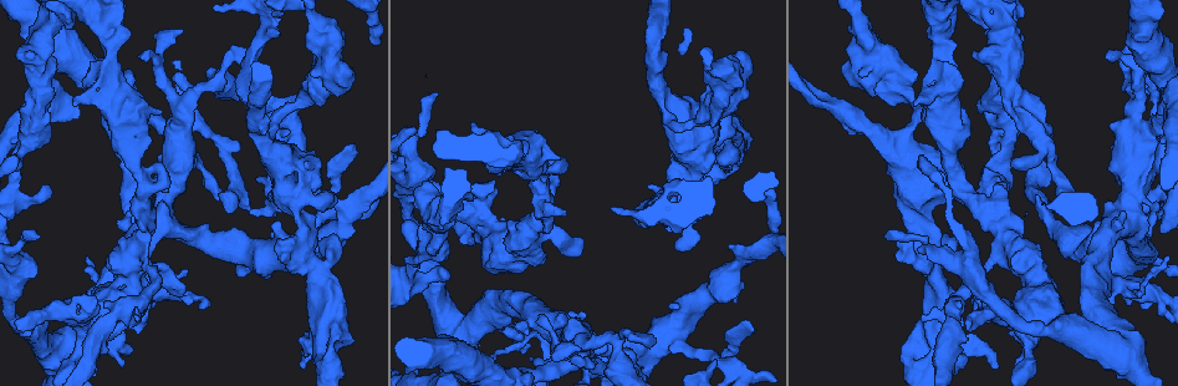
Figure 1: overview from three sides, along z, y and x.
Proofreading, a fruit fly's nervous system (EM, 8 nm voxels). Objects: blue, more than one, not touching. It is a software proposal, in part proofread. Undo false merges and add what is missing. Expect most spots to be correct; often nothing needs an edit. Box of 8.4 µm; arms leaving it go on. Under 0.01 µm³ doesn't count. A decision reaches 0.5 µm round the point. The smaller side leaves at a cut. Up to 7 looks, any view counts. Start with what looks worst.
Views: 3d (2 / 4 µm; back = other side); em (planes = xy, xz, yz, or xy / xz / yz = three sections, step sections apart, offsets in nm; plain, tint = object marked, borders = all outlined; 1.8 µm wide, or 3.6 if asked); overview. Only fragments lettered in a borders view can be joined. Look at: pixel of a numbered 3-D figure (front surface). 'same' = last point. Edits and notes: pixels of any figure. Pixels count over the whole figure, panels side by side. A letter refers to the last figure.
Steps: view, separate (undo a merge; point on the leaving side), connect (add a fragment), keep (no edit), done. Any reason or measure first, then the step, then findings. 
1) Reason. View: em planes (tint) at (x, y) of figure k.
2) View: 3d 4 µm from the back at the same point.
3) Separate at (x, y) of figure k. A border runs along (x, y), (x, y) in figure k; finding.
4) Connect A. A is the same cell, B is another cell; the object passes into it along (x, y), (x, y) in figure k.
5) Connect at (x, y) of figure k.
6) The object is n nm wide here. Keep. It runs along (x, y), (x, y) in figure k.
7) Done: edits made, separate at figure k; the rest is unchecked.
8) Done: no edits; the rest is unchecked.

Closes a loop. View: 3d 4 µm at (931, 196) of figure 1.

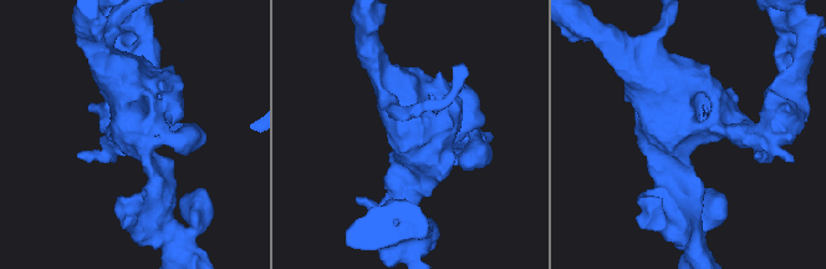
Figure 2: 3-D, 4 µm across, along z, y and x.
Need the tissue. View: em planes (borders) at (691, 134) of figure 2.

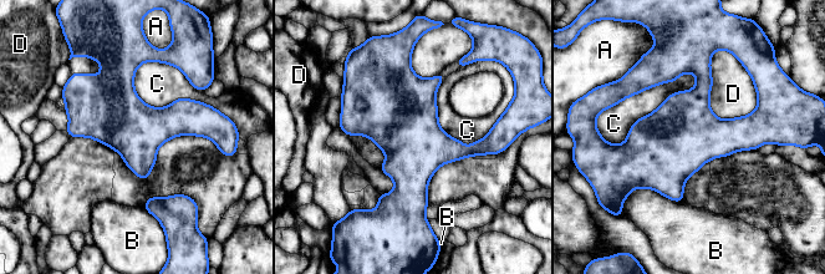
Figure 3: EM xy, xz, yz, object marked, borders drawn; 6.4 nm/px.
Keep. A, B, C and D are other cells; a border runs along (697, 76), (624, 142), (606, 142) in figure 3; one neuron here.

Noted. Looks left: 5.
Thick turns thin. View: em 3.6 µm planes (borders) at (320, 359) of figure 1.

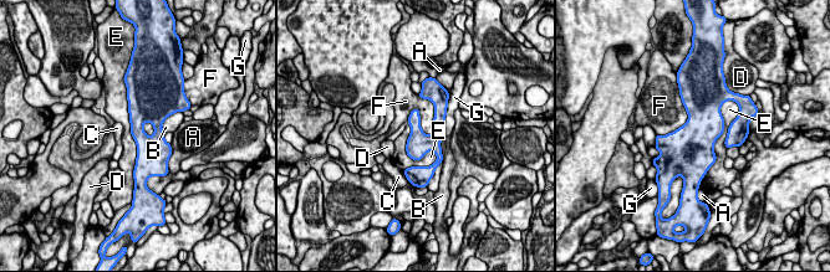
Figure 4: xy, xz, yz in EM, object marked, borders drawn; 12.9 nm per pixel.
The object is 190 nm wide here. Keep. A, B, C, D, E, F and G are other cells; it runs along (438, 106), (438, 160), (414, 169) in figure 4; continuous, no second neuron.

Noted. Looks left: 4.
View: 3d 4 µm at (210, 303) of figure 1.

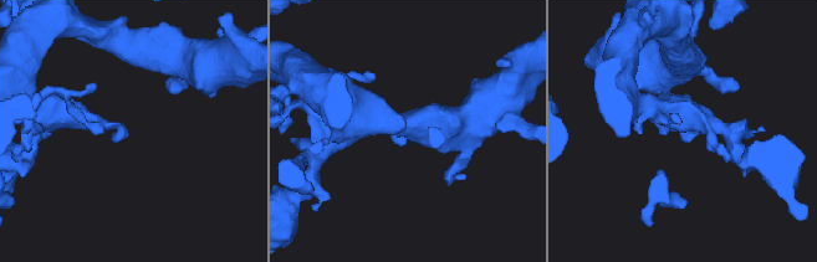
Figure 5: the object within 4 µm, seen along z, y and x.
Now the EM. View: em 3.6 µm yz step 8 (borders) at (127, 132) of figure 5.

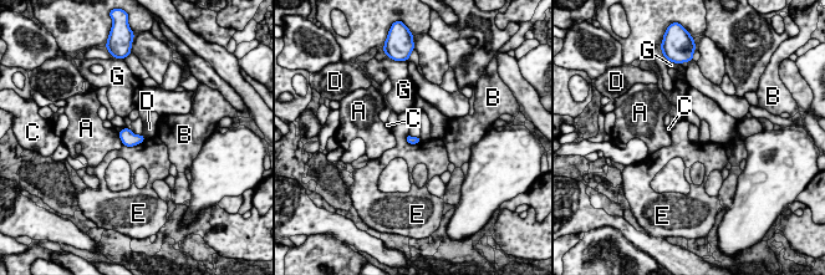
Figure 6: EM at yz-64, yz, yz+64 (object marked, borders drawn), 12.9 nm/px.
Keep. A, B, C, D, E and G are other cells; a border runs along (144, 138), (136, 144), (122, 144) in figure 6; none of them fits.

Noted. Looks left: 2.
Done: no edits; the rest is unchecked.

